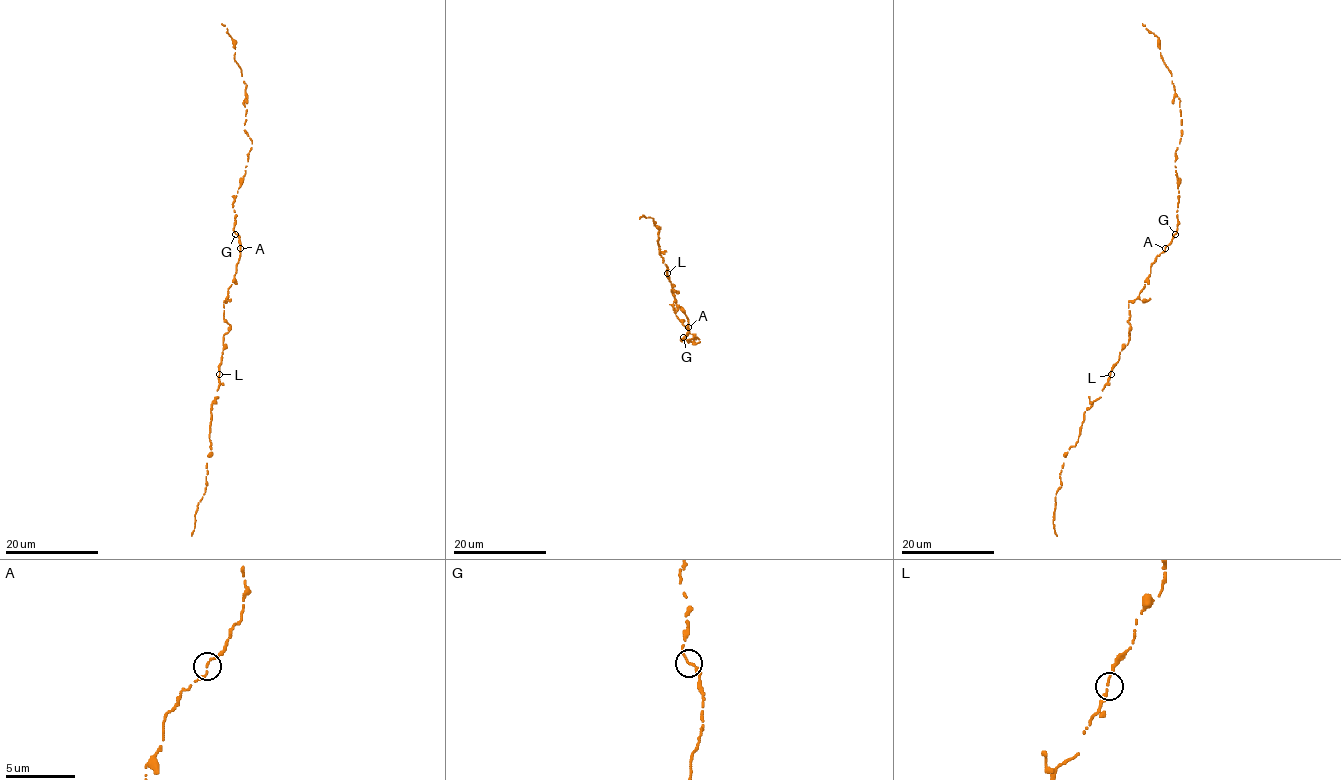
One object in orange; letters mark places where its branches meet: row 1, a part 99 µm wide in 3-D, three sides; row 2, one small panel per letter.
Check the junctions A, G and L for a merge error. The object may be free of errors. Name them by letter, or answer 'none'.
none

